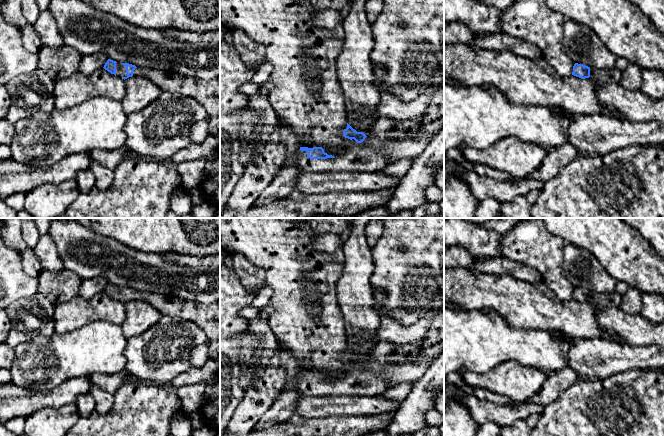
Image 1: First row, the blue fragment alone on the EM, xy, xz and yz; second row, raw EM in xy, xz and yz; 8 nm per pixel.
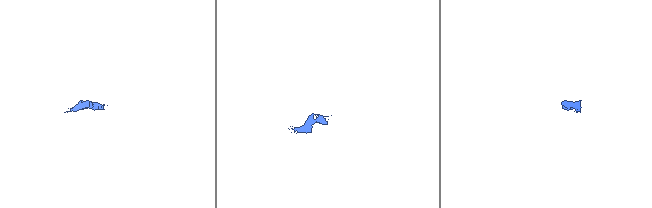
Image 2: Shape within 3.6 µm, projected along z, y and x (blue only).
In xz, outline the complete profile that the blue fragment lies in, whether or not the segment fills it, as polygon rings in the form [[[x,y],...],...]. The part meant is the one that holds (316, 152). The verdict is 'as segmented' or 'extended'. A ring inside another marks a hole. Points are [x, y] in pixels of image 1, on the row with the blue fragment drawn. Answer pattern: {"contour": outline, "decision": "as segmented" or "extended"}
{"contour": [[[444,65],[442,69],[442,89],[431,100],[426,114],[418,119],[398,122],[388,118],[378,118],[366,132],[357,132],[348,123],[343,135],[350,140],[348,150],[336,157],[328,155],[322,147],[300,147],[292,130],[283,125],[279,119],[278,124],[270,128],[269,132],[255,146],[255,154],[251,162],[246,165],[244,173],[237,180],[236,185],[225,204],[226,209],[242,211],[254,204],[258,196],[272,182],[284,163],[293,159],[297,168],[302,172],[342,172],[360,171],[376,172],[390,165],[386,151],[389,140],[412,139],[419,131],[419,126],[444,117]]], "decision": "extended"}

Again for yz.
{"contour": [[[575,63],[572,75],[581,79],[590,77],[594,80],[602,81],[607,84],[620,84],[622,72],[617,67],[613,67],[611,69],[599,69]]], "decision": "extended"}

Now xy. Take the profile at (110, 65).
{"contour": [[[108,59],[105,70],[122,79],[143,76],[157,85],[162,92],[192,98],[203,105],[209,116],[220,119],[220,83],[217,79],[205,80],[183,76],[157,69],[141,68],[129,63],[120,63]]], "decision": "extended"}

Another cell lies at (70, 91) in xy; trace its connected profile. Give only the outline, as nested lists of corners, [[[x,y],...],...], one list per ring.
[[[104,68],[89,75],[76,72],[57,80],[52,91],[56,109],[67,109],[93,97],[122,101],[126,95],[125,80]]]

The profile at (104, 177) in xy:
[[[93,161],[88,169],[95,176],[95,187],[98,189],[109,188],[114,181],[114,171],[102,164]]]

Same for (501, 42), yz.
[[[505,33],[473,35],[473,40],[467,45],[473,49],[511,52],[517,56],[533,60],[539,60],[542,57],[541,50],[535,44],[509,36]]]

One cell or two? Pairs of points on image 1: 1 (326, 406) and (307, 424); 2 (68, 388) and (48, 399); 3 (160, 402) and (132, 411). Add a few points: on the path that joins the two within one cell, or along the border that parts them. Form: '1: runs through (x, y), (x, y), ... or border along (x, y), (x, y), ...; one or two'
1: border along (294, 412), (306, 416), (338, 416); two
2: runs through (63, 393), (53, 399); one
3: runs through (153, 405), (144, 411), (139, 411); one

